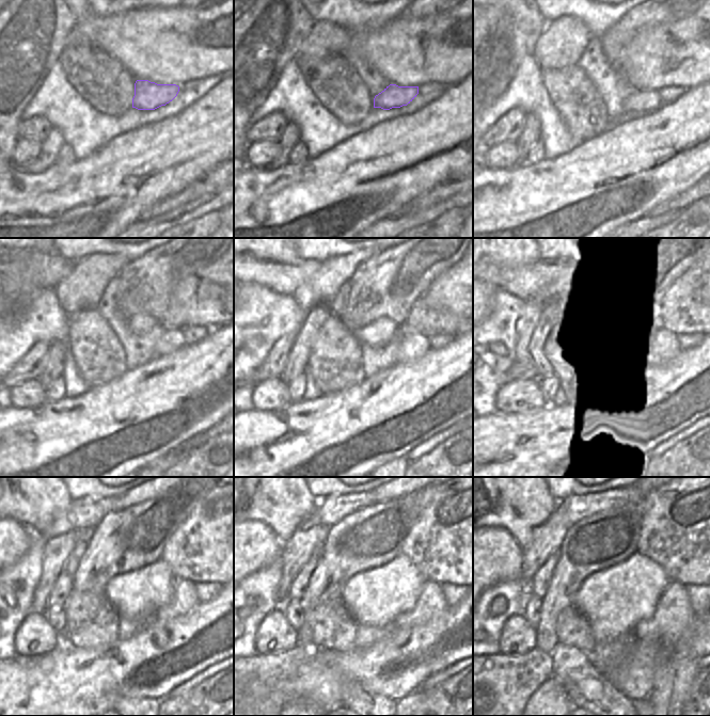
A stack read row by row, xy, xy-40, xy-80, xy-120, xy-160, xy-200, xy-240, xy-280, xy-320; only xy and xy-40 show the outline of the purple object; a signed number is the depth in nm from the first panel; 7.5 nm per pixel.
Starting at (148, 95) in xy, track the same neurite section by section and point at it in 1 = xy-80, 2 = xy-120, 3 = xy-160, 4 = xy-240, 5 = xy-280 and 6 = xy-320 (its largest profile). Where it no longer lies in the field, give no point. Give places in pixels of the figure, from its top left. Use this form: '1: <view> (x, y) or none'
1: xy-80 (645, 101)
2: xy-120 (171, 339)
3: xy-160 (411, 346)
4: xy-240 (185, 598)
5: xy-280 (430, 601)
6: xy-320 (669, 625)

